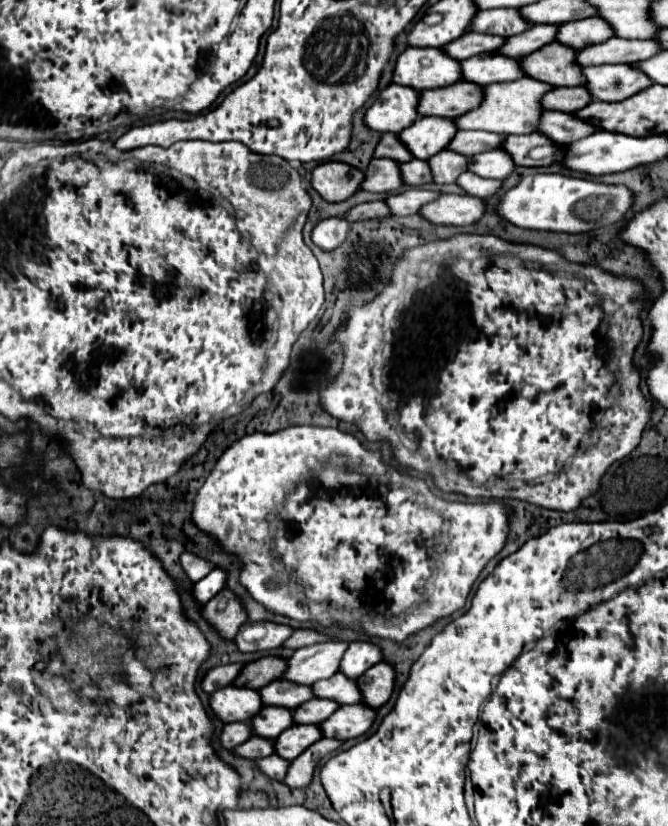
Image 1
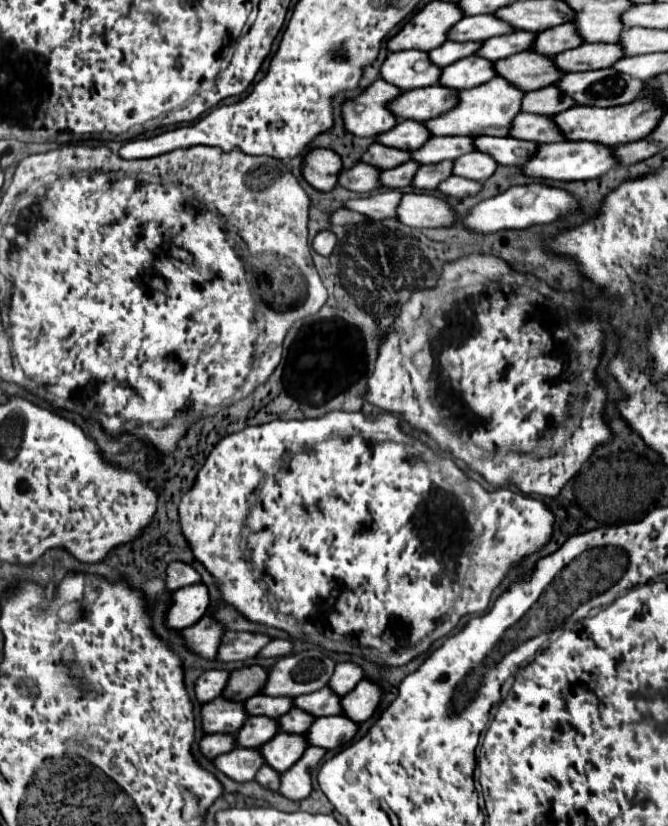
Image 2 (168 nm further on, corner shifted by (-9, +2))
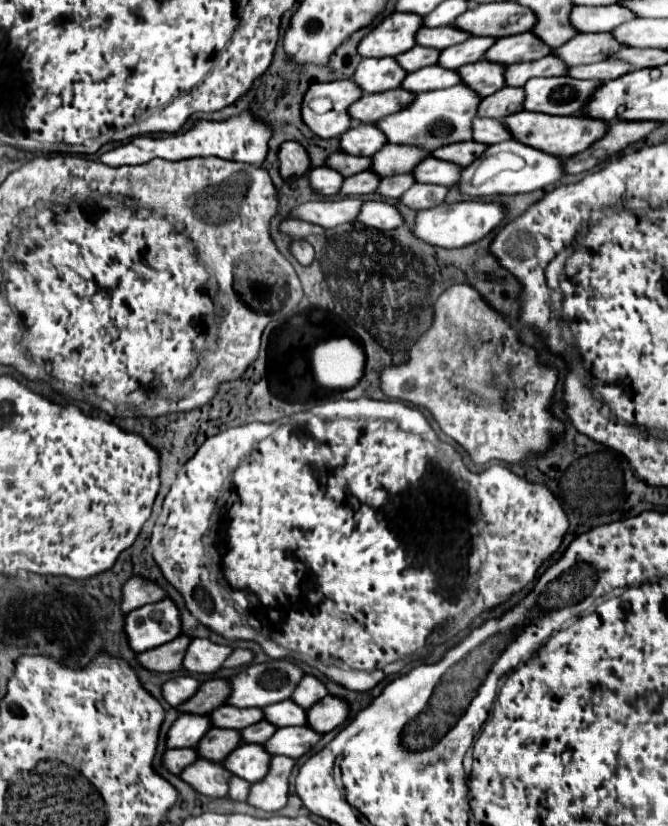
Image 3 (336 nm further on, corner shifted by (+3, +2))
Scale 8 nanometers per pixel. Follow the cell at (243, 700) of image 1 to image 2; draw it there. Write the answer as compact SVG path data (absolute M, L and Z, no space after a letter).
M217 697L209 703L201 705L201 729L203 733L227 733L235 735L237 727L245 723L247 715L241 711L241 703L227 701L223 697Z

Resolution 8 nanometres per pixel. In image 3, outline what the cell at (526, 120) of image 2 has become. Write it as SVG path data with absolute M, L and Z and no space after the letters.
M477 117L473 121L473 139L479 143L487 143L487 145L495 145L501 141L509 141L513 135L509 133L509 129L497 121L497 119L481 119Z

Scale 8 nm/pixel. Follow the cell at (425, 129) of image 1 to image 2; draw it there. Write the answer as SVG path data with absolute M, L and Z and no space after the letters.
M399 121L397 127L381 133L375 137L375 143L381 143L385 147L395 147L403 151L415 151L429 139L431 135L425 131L425 127L417 121Z

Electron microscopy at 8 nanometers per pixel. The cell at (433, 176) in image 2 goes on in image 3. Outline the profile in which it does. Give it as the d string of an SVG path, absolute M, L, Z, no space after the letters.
M405 173L405 175L391 175L389 179L383 179L381 185L379 185L379 191L377 195L381 197L387 197L387 199L399 199L415 181L415 175L413 173Z

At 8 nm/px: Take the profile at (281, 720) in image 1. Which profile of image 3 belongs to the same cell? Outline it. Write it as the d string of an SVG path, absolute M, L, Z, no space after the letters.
M219 727L209 729L209 733L199 741L197 751L201 757L209 761L225 761L233 749L241 745L241 733L239 731L221 731Z

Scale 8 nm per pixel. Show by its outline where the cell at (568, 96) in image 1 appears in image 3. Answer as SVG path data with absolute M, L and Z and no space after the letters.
M503 87L495 95L489 95L479 105L479 117L505 119L517 111L523 111L525 91L521 87Z

